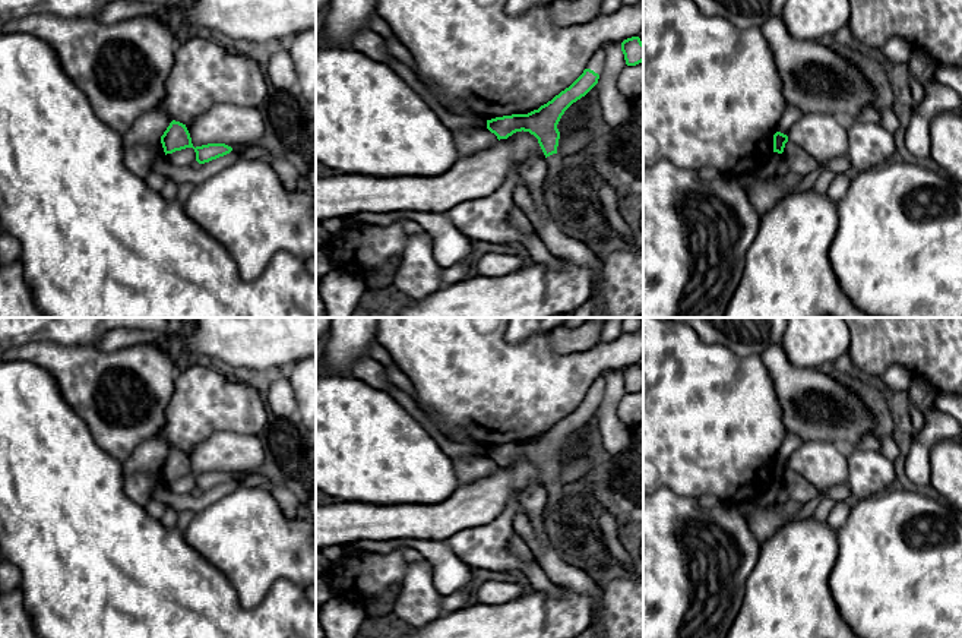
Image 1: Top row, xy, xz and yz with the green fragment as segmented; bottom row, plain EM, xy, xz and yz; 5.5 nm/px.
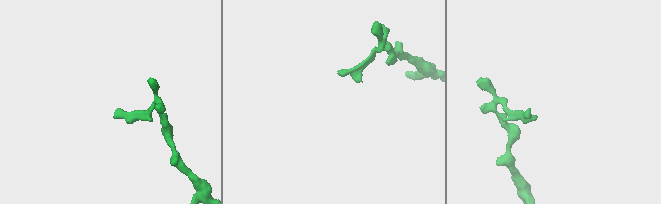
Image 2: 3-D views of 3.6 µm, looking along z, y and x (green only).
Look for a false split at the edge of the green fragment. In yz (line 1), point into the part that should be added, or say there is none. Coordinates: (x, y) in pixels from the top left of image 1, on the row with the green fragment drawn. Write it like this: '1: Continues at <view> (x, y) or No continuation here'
1: No continuation here

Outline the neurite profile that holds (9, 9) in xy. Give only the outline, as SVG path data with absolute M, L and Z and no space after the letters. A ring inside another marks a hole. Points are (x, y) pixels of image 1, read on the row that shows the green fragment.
M0 0L0 29L9 20L41 13L60 18L92 18L110 1L120 0Z

